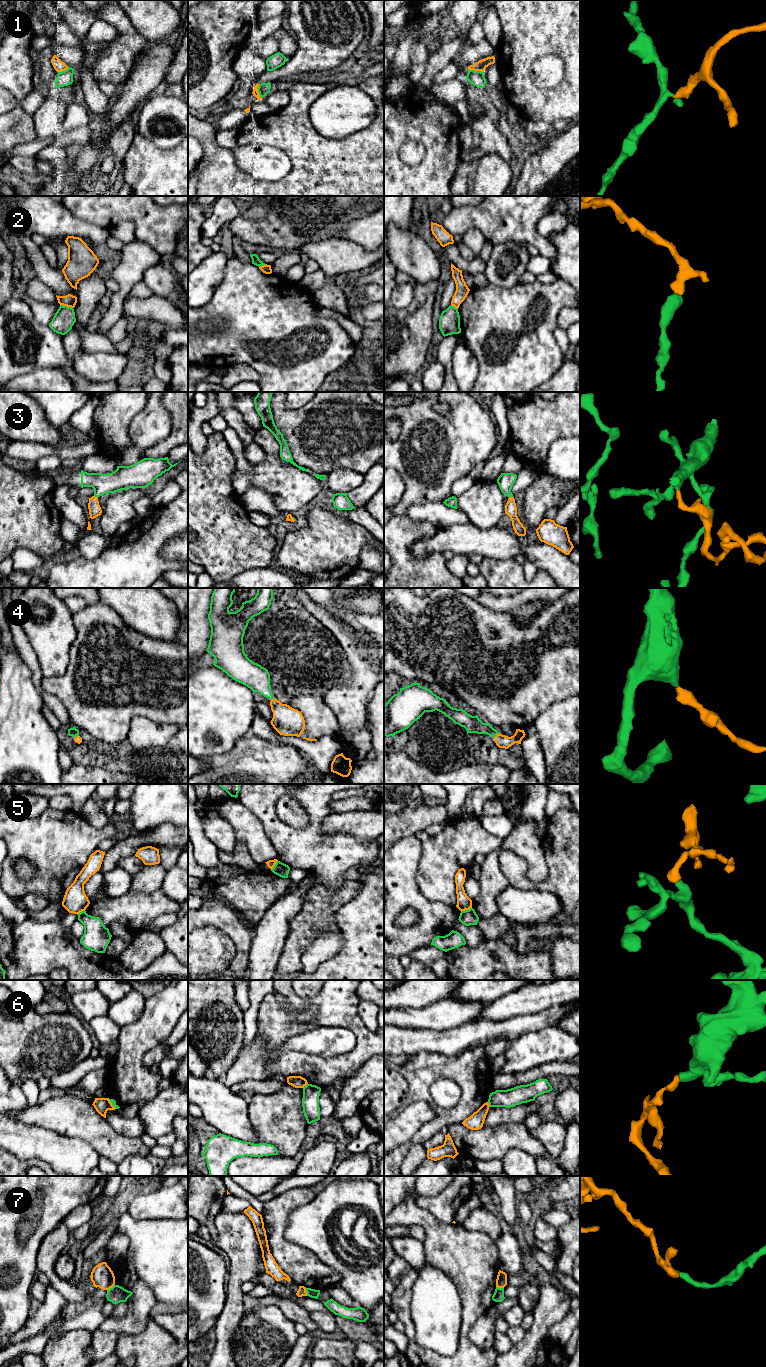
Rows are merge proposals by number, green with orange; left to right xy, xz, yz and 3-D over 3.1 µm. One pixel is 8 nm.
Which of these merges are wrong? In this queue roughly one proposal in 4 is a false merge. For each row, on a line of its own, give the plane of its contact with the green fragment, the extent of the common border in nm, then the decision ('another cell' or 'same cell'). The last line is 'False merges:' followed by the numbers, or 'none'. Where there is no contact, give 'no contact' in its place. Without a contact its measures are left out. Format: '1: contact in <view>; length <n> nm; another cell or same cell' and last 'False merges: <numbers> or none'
1: contact in yz; length 130 nm; another cell
2: contact in xy; length 110 nm; another cell
3: contact in xy; length 40 nm; same cell
4: contact in yz; length 50 nm; same cell
5: contact in yz; length 100 nm; another cell
6: contact in xz; length 60 nm; another cell
7: contact in xy; length 90 nm; another cell
False merges: 1, 2, 5, 6, 7

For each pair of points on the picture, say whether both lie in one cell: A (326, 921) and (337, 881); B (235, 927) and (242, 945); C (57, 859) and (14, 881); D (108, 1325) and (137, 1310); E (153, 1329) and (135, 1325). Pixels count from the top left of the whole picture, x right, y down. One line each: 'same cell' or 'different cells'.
A: different cells
B: same cell
C: same cell
D: same cell
E: different cells

